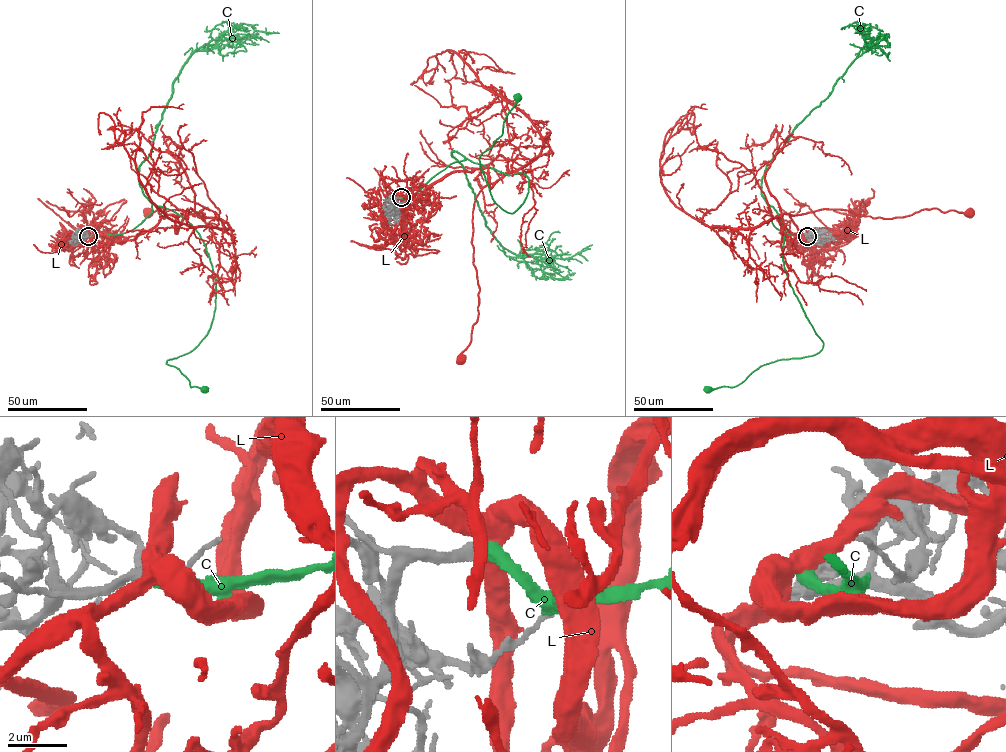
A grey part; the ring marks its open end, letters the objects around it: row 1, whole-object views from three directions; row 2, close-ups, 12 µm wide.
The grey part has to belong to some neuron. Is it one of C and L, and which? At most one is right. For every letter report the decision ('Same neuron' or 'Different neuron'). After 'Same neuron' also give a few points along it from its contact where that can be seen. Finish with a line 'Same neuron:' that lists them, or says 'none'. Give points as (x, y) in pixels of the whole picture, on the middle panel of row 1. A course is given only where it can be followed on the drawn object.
C: Same neuron. Its course: (401, 197), (465, 157), (528, 177), (514, 212), (493, 199), (479, 157), (502, 134), (516, 98)
L: Different neuron
Same neuron: C

